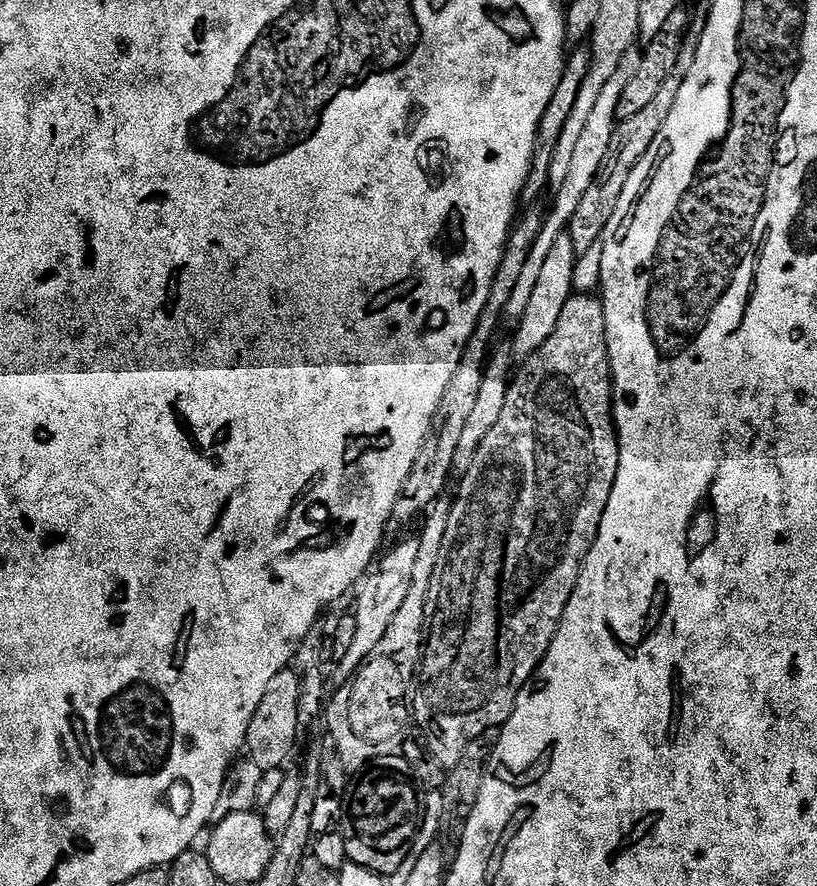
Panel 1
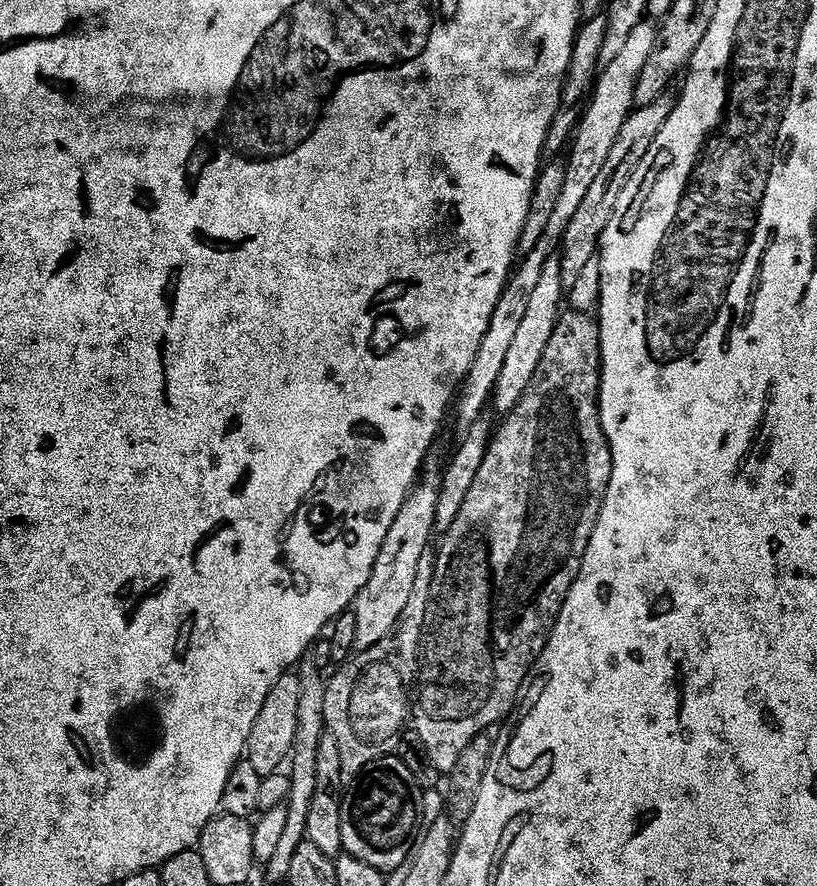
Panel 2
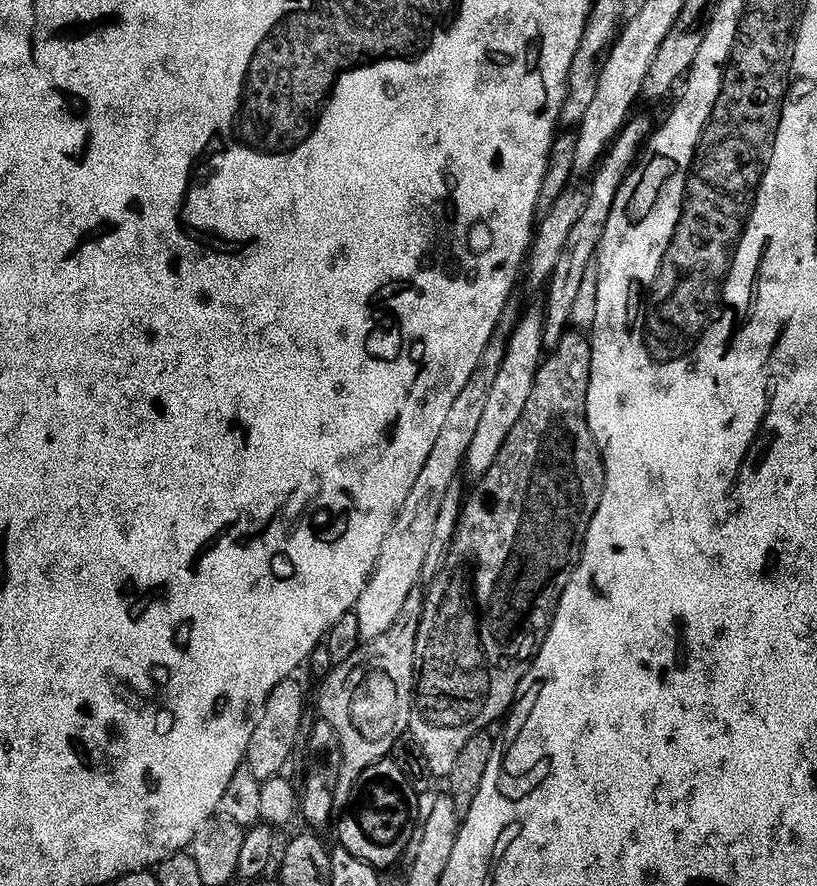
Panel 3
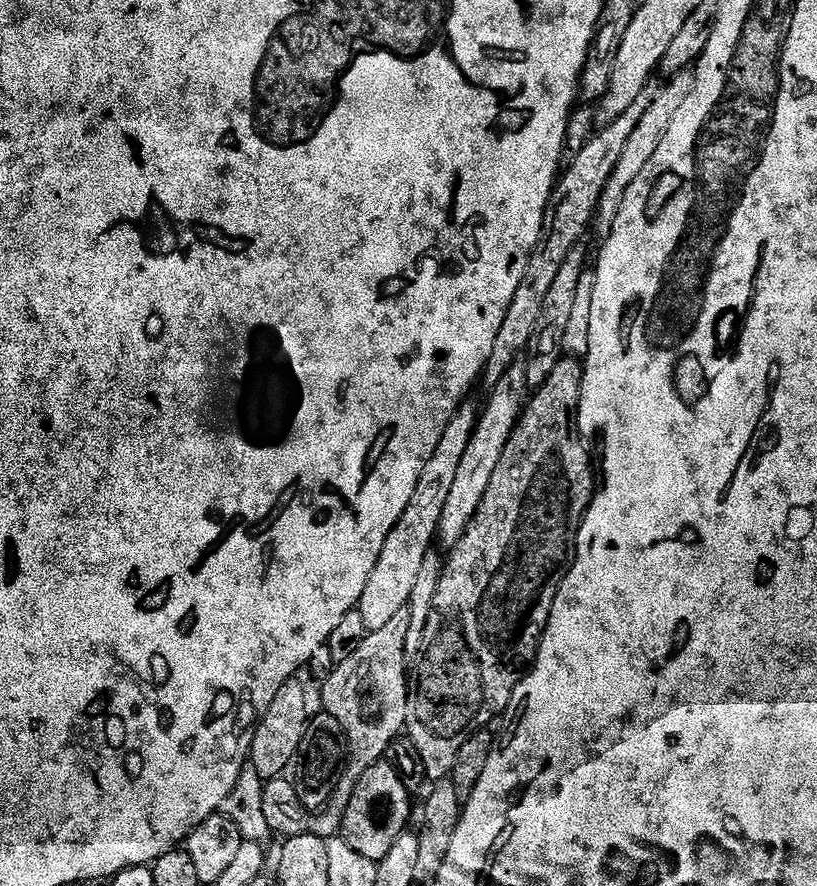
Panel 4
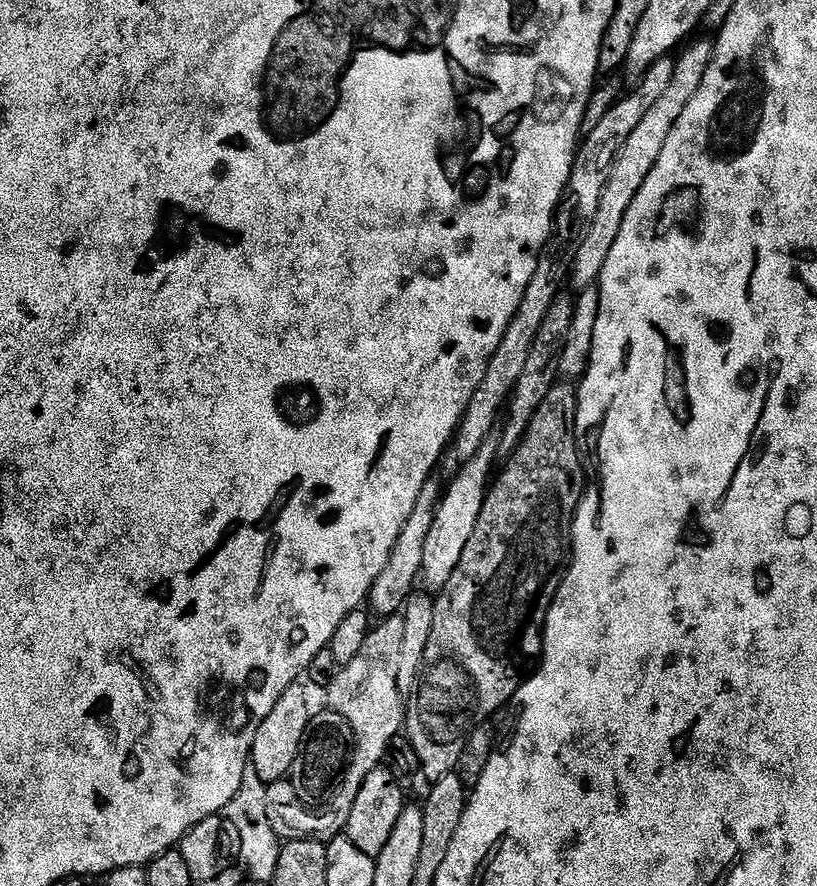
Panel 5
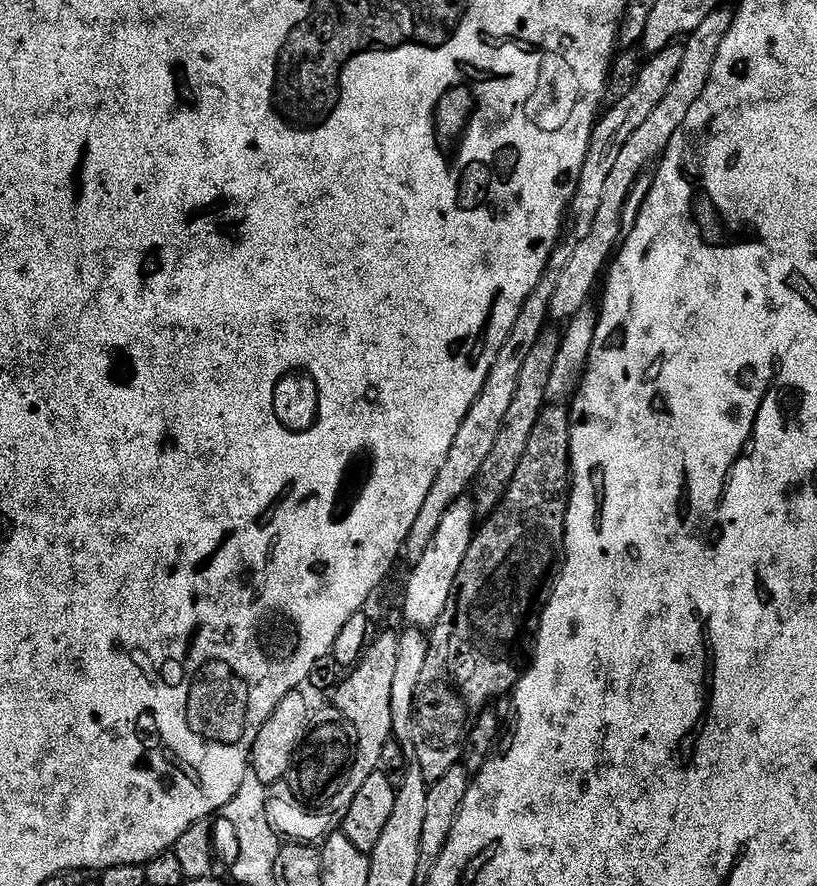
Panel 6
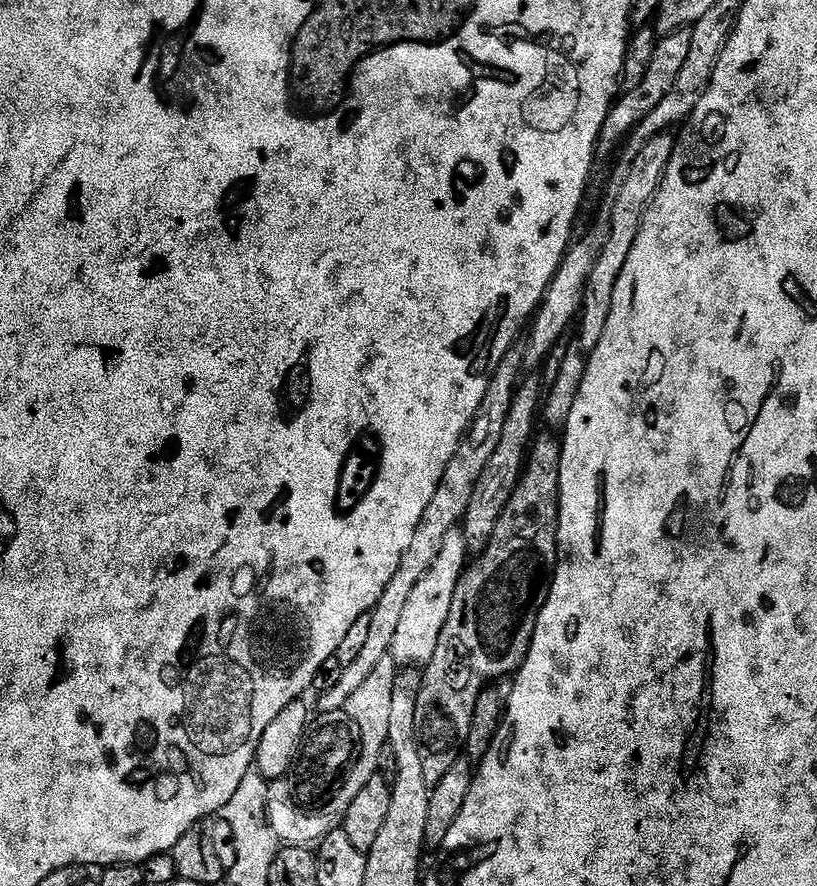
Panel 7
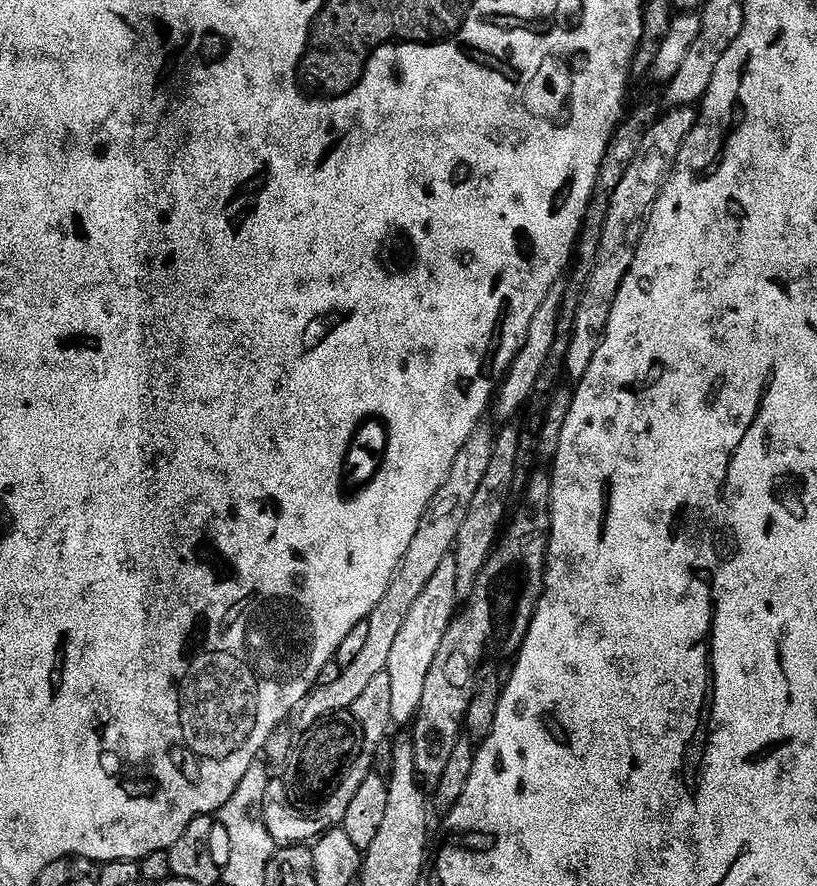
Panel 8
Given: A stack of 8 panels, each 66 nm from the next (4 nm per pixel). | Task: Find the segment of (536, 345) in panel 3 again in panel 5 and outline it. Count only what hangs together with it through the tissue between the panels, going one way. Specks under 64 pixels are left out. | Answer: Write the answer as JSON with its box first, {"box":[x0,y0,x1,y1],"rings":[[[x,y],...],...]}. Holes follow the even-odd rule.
{"box":[422,443,498,590],"rings":[[[495,443],[484,444],[474,458],[463,463],[460,473],[456,476],[456,481],[452,485],[447,485],[440,498],[440,507],[436,510],[434,526],[428,535],[426,550],[422,558],[422,584],[425,589],[439,590],[450,582],[450,574],[462,562],[462,550],[466,550],[466,542],[470,542],[474,534],[474,526],[478,526],[478,514],[482,514],[484,499],[488,497],[490,481],[493,479],[494,471],[492,467],[496,464],[498,448]]]}

